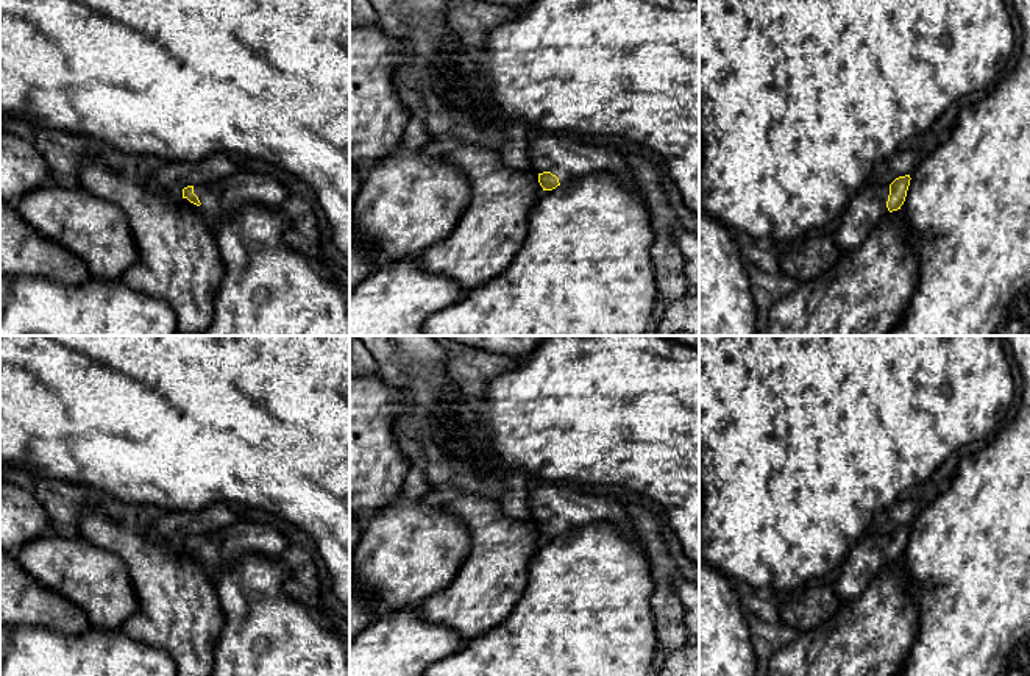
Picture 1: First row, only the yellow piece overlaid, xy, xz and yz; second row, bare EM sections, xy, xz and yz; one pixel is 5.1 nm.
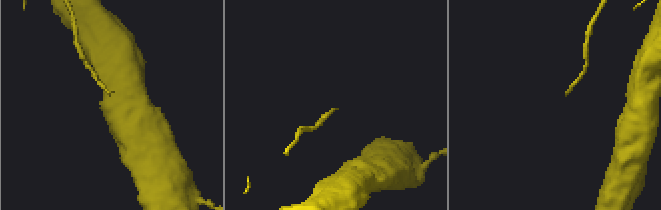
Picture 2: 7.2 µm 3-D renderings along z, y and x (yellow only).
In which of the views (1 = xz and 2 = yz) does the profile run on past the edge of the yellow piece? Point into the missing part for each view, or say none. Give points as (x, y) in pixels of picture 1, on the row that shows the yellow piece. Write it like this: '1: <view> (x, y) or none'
1: xz (565, 158)
2: yz (865, 209)

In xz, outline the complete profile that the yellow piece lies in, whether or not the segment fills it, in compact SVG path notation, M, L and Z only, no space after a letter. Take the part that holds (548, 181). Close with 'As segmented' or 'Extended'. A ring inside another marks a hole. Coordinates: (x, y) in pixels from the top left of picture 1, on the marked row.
M527 131L527 150L543 190L552 190L576 176L607 172L641 195L626 161L604 147L577 142L563 134Z. Extended

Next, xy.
M237 170L215 184L183 189L183 201L200 212L211 225L248 203L278 209L289 195L287 186L275 175L265 176L245 170Z. Extended

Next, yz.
M905 175L896 178L891 184L866 184L851 197L833 234L838 247L843 251L857 248L886 214L900 209L910 180L910 175Z. Extended

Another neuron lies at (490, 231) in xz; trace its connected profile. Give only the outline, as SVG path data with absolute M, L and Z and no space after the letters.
M459 145L446 161L468 180L470 205L456 228L418 259L424 272L445 275L468 292L499 275L513 261L529 229L529 212L545 190L538 173L506 165L493 148Z

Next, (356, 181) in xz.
M350 169L350 214L351 214L356 198L362 189L362 184L364 184L364 180L362 180L360 173Z

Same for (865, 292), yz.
M900 209L886 214L869 236L816 278L799 283L769 309L768 336L885 336L907 308L918 284L916 254L907 242L910 225Z

